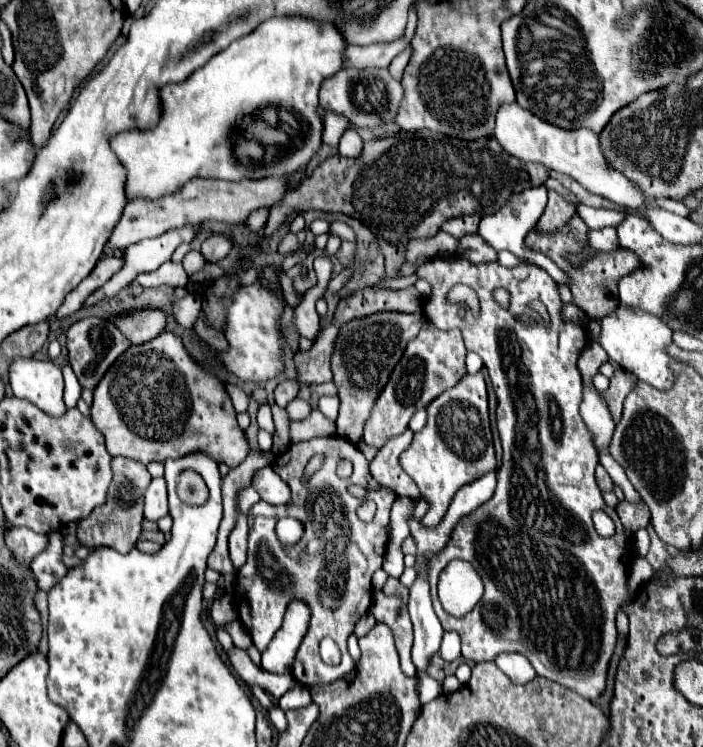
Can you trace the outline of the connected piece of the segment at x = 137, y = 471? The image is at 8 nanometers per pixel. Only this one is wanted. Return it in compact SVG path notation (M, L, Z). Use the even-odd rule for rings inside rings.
M114 457L112 459L112 471L114 471L114 481L110 483L108 489L108 501L102 507L96 507L90 517L80 521L78 525L78 539L86 547L100 547L108 545L120 553L128 553L140 535L140 523L144 519L142 507L144 507L144 493L150 485L150 473L142 463L136 463L132 459L124 457Z

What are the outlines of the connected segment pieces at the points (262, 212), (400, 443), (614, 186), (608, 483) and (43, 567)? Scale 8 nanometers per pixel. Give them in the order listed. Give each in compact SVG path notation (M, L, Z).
M256 209L256 213L252 213L252 217L248 217L248 221L244 221L246 229L256 235L260 229L264 229L264 225L268 221L268 213L270 213L270 209Z
M406 429L402 435L392 437L374 457L372 465L370 465L370 473L374 475L374 479L384 485L394 489L396 495L400 497L410 497L414 501L422 499L420 497L420 489L418 485L402 471L398 457L404 451L404 447L408 447L412 441L412 429Z
M516 103L512 105L502 105L498 115L496 115L496 131L494 137L500 141L504 151L512 153L512 157L524 161L524 163L540 163L549 170L570 175L576 179L580 185L584 185L590 193L602 195L622 207L630 209L646 209L646 207L658 207L666 209L678 215L686 215L686 207L680 201L674 199L650 199L640 193L640 187L632 181L628 181L620 171L612 169L608 161L604 159L600 145L598 145L598 133L590 129L560 129L556 125L550 125L530 111L518 107Z
M602 465L596 467L596 481L598 481L598 487L600 487L602 491L612 491L612 489L614 489L612 479L610 479L610 475L606 473L606 469L604 469Z
M56 529L48 533L48 545L36 555L36 561L32 561L32 571L36 575L38 589L48 591L56 585L56 581L60 581L68 573L68 567L62 563L62 553L64 535L60 529Z

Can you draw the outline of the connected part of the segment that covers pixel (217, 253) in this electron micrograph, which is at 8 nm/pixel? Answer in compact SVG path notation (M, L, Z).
M225 234L212 235L202 243L200 251L207 262L216 263L230 253L232 241L228 241L225 236Z

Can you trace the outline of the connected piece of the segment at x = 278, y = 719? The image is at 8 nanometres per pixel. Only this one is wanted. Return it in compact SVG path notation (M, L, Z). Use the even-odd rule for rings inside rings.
M274 707L270 713L270 721L278 731L286 731L286 713L280 707Z

